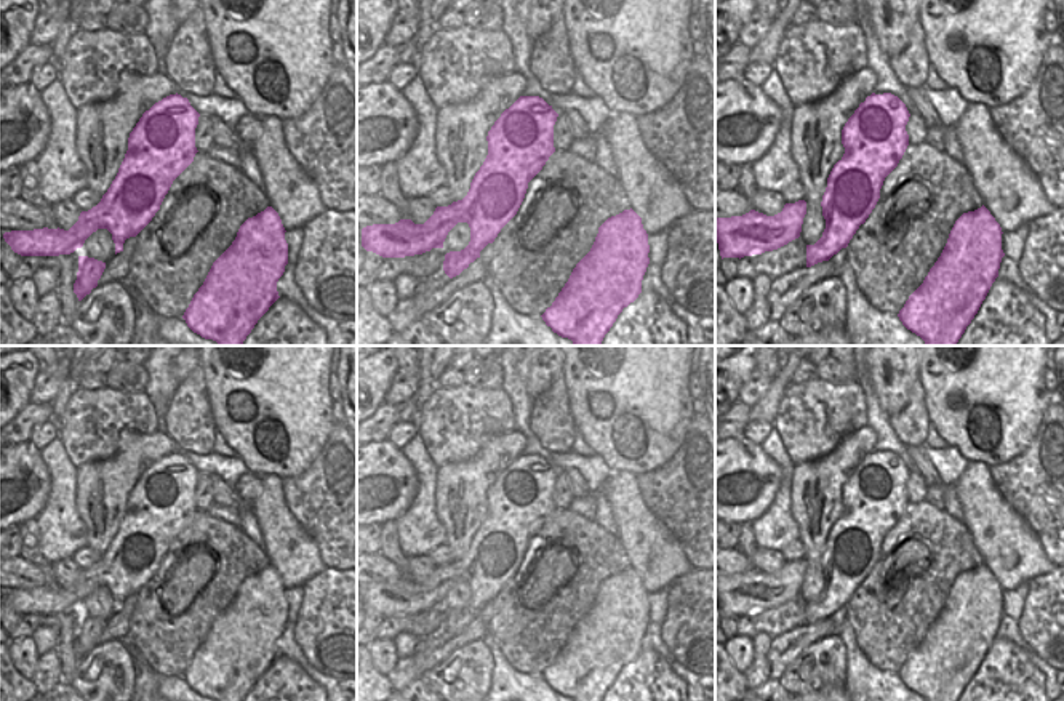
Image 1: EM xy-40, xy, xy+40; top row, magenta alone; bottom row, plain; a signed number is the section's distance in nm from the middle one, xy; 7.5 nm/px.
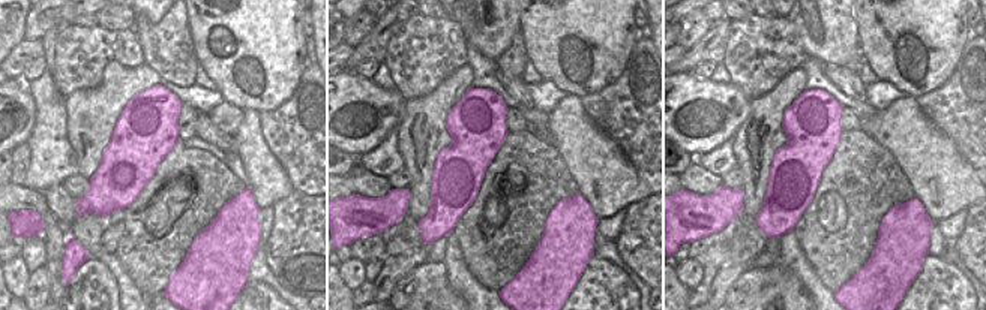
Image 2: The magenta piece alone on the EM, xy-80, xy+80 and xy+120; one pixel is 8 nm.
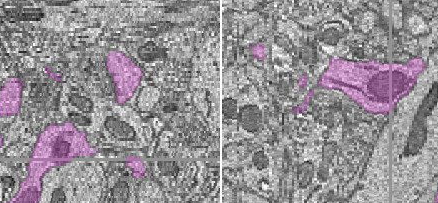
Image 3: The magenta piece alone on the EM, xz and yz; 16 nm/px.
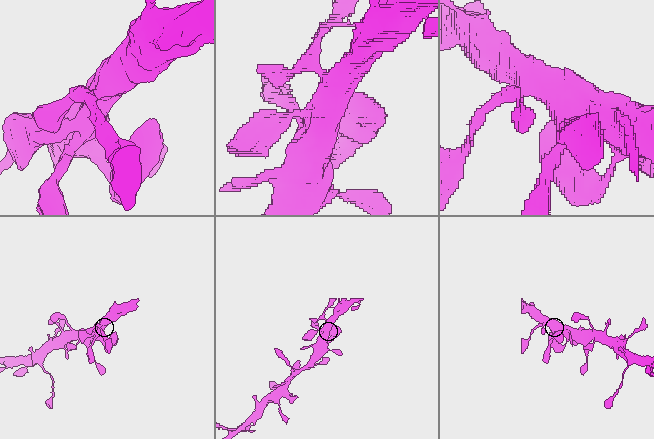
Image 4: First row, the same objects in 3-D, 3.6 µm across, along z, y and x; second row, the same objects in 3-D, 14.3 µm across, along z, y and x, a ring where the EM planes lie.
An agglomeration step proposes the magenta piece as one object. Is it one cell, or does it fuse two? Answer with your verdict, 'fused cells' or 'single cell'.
single cell

